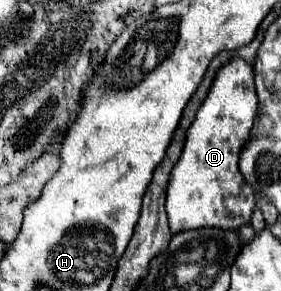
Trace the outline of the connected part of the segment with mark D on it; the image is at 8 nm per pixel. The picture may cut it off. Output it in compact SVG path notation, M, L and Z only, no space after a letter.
M233 57L227 65L223 65L217 71L215 81L207 93L207 99L201 103L197 117L187 131L181 159L171 171L171 179L166 189L165 209L169 229L173 235L187 229L199 229L199 227L239 229L241 225L249 223L255 207L255 197L253 197L253 189L249 187L249 183L245 183L239 171L239 153L245 141L249 139L249 131L253 127L255 117L257 117L257 95L253 83L253 67L247 65L241 57Z

